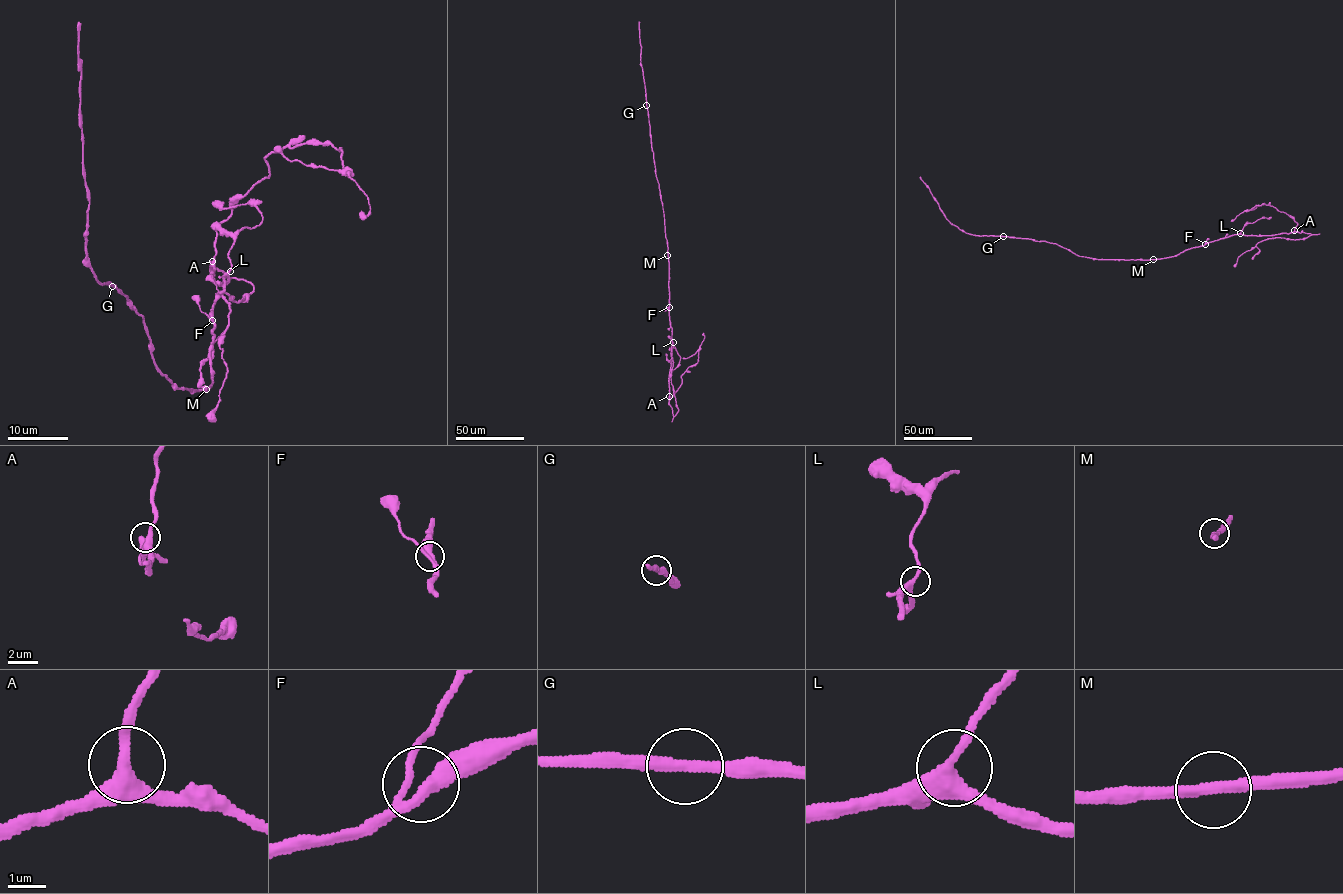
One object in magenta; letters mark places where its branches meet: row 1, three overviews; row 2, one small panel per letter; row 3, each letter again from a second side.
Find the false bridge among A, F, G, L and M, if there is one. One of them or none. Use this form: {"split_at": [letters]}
{"split_at": []}

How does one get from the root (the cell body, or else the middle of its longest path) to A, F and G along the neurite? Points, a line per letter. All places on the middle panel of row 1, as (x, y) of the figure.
A: (668, 255), (673, 344), (669, 396)
F: (668, 255), (669, 307)
G: (668, 255), (646, 105)

